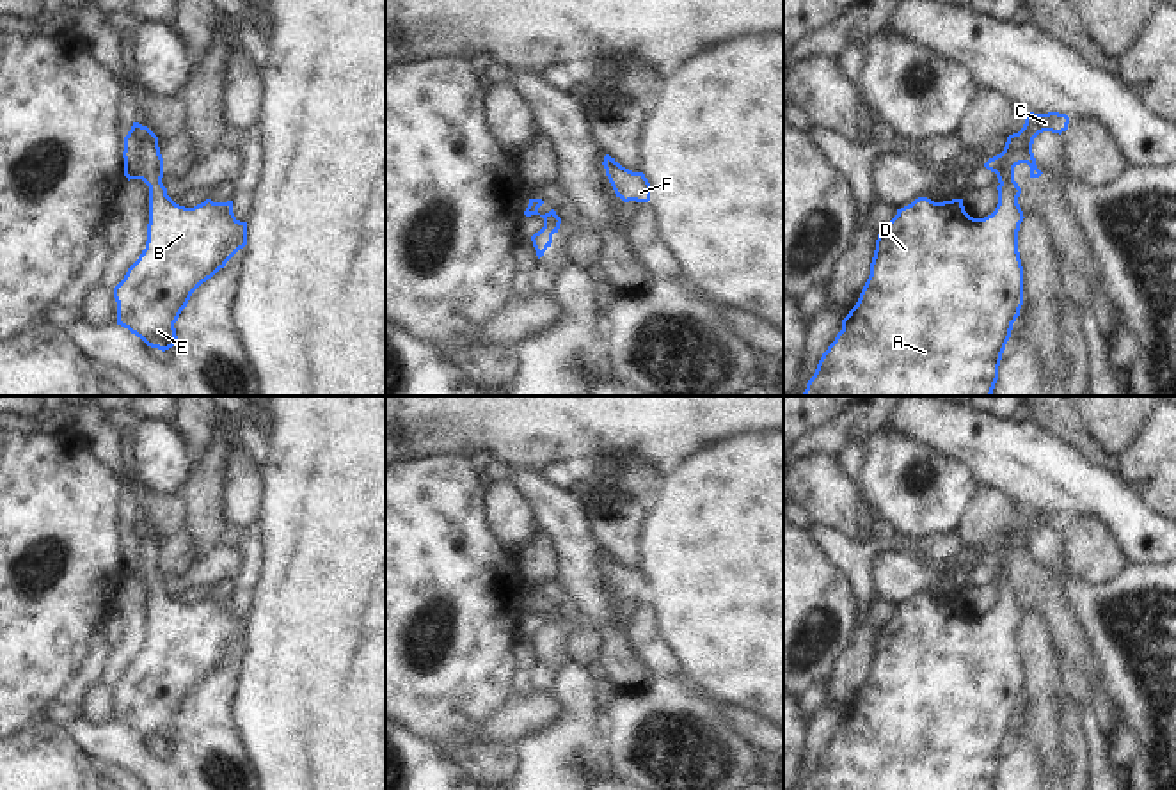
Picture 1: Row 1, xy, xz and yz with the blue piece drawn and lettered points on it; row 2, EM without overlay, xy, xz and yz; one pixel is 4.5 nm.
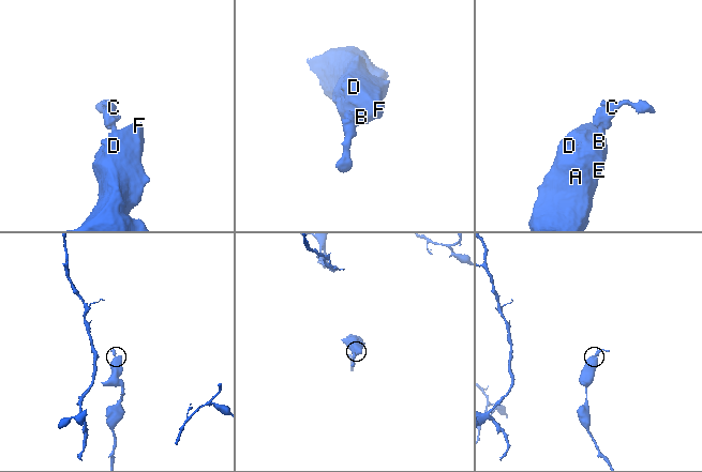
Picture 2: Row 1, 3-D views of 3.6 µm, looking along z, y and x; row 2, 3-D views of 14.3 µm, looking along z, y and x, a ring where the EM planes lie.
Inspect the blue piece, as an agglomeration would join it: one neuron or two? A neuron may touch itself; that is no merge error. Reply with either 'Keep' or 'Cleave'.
Keep

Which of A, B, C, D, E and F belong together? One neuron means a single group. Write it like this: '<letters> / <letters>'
A B C D E F

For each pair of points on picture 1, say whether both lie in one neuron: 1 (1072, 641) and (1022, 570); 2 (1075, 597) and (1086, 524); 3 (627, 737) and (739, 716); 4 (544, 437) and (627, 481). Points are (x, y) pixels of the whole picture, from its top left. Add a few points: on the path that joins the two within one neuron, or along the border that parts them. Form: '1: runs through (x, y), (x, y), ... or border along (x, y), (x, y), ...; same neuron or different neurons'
1: runs through (1063, 624), (1059, 615), (1034, 588); same neuron
2: border along (1118, 576), (1093, 586), (1072, 579); different neurons
3: border along (700, 687), (755, 748); different neurons
4: border along (636, 451), (608, 453), (592, 458); different neurons

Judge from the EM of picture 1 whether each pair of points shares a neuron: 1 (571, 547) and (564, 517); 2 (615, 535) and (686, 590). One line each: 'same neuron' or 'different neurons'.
1: same neuron
2: different neurons

